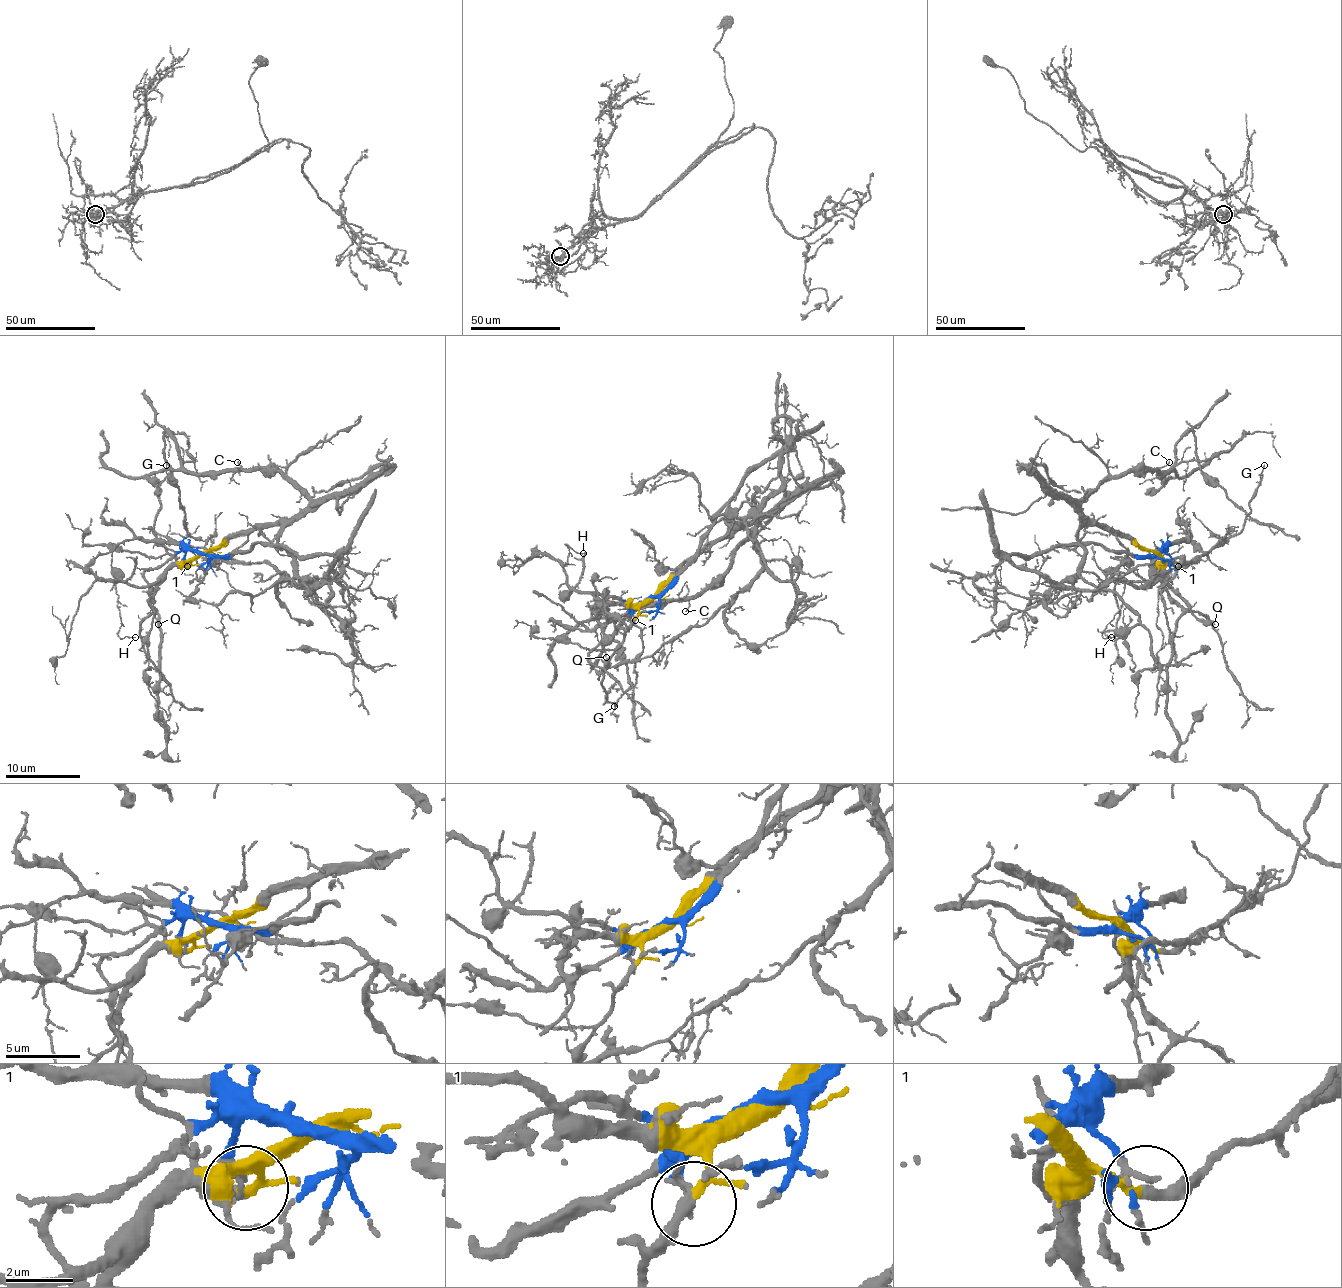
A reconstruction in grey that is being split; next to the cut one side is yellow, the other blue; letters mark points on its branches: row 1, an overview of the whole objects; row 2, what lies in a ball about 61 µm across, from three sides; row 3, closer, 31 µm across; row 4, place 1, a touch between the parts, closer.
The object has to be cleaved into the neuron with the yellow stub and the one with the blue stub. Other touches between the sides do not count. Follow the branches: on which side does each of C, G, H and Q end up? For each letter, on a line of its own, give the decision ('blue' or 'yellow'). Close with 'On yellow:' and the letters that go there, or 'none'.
C: yellow
G: yellow
H: yellow
Q: yellow
On yellow: C, G, H, Q

